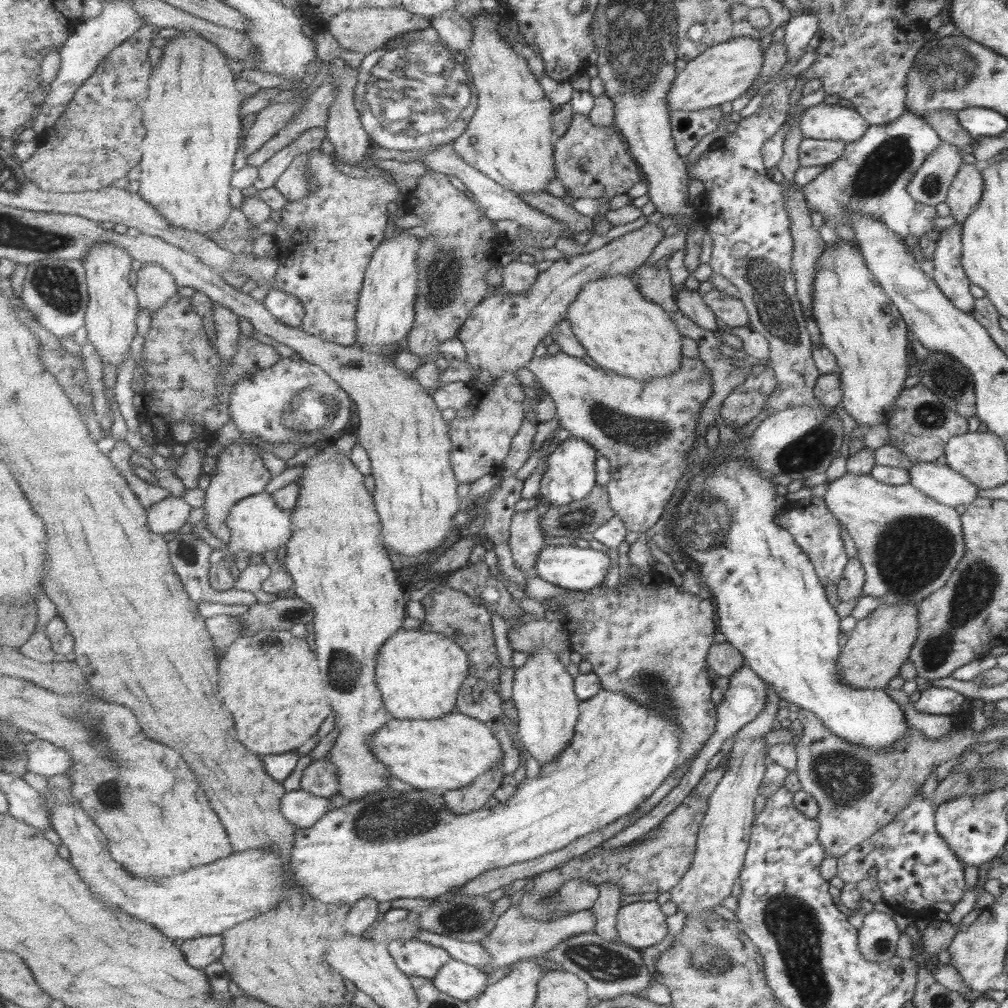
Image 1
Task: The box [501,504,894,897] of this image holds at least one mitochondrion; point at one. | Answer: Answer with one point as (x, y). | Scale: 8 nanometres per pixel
(845, 779)

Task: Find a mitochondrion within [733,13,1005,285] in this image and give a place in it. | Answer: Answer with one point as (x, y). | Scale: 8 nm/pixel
(947, 71)

